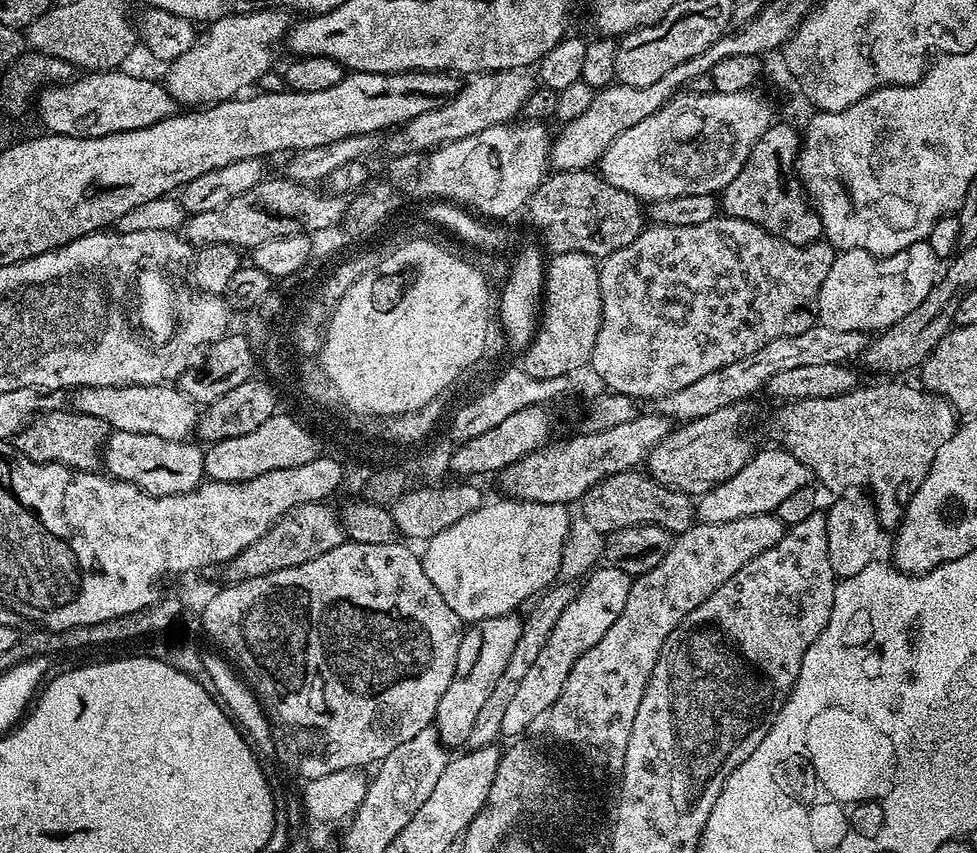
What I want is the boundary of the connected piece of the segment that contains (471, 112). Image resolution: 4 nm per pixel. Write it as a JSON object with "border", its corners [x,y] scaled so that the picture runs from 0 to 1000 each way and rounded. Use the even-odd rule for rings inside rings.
{"border":[[[525,82],[523,84],[492,84],[484,88],[480,93],[483,95],[480,98],[478,95],[460,117],[454,118],[444,129],[436,129],[436,134],[428,134],[428,138],[406,149],[396,161],[398,162],[396,182],[403,184],[437,181],[443,174],[452,172],[453,169],[481,162],[481,157],[493,157],[493,152],[502,152],[502,148],[527,142],[529,136],[535,132],[536,123],[547,104],[547,94],[545,97],[540,87],[536,82]]]}

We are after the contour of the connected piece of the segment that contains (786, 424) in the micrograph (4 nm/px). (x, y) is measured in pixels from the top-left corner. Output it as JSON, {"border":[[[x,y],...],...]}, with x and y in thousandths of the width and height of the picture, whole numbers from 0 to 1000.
{"border":[[[937,449],[886,450],[866,462],[858,462],[858,467],[825,467],[803,472],[795,477],[798,479],[790,492],[790,502],[798,515],[795,516],[797,524],[811,530],[836,564],[839,562],[850,576],[856,577],[852,579],[868,579],[888,572],[887,580],[897,597],[902,620],[916,621],[921,617],[931,584],[936,584],[940,570],[948,565],[960,528],[964,528],[964,522],[972,518],[977,509],[981,484],[971,469],[948,460]]]}

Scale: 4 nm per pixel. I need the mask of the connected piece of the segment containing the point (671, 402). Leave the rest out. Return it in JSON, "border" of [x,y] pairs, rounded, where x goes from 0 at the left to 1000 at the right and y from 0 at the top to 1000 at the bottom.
{"border":[[[834,379],[829,387],[821,387],[821,392],[813,392],[805,396],[792,396],[792,401],[784,401],[768,420],[759,420],[755,424],[747,424],[747,429],[739,429],[739,434],[731,434],[731,438],[723,438],[714,443],[710,453],[702,453],[699,457],[692,457],[690,462],[682,462],[670,470],[669,478],[675,487],[684,489],[688,495],[703,495],[710,490],[723,490],[723,485],[731,485],[731,481],[739,481],[748,474],[765,470],[774,458],[781,456],[792,443],[792,438],[800,434],[814,434],[817,429],[854,429],[855,427],[868,427],[871,421],[879,419],[890,397],[889,390],[878,387],[850,387],[850,382]]]}

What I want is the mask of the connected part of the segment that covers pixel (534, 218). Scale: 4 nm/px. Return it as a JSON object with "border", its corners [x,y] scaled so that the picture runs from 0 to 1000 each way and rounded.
{"border":[[[606,199],[570,202],[558,206],[540,233],[538,250],[549,277],[562,297],[595,295],[617,302],[645,288],[661,266],[660,240],[641,223],[624,218],[618,208]]]}

